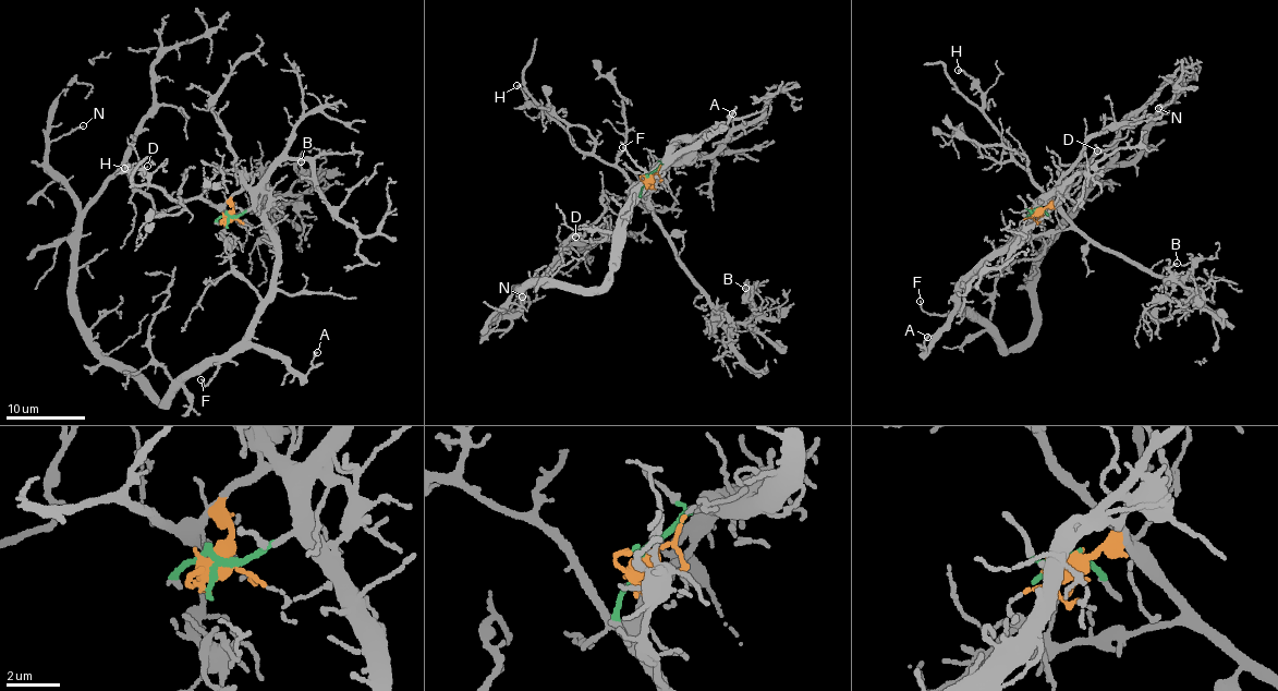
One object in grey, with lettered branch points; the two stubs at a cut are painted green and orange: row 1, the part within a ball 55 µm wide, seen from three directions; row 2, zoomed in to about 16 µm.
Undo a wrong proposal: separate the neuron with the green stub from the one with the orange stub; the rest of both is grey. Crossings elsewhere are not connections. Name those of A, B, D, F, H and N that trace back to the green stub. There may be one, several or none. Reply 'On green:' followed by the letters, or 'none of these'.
On green: A, D, F, N

